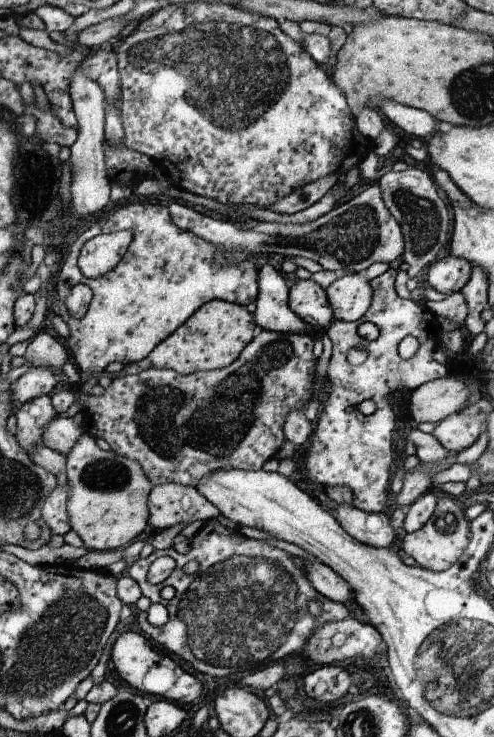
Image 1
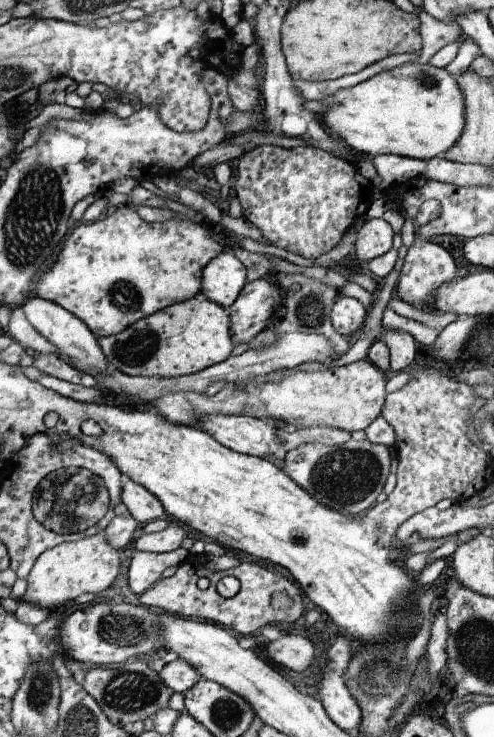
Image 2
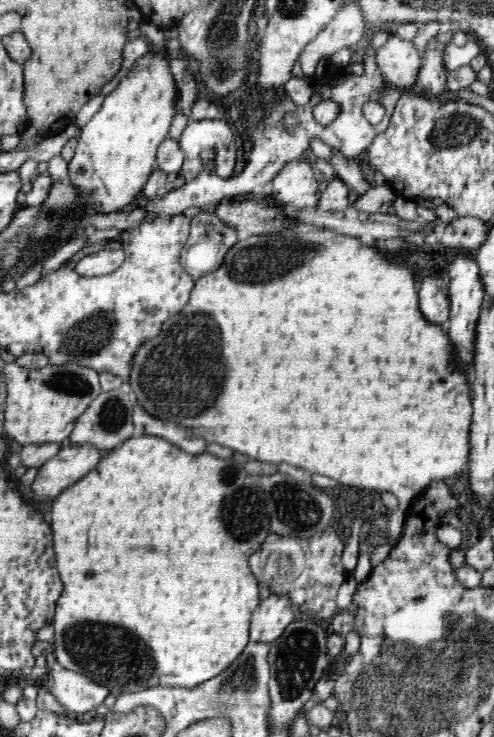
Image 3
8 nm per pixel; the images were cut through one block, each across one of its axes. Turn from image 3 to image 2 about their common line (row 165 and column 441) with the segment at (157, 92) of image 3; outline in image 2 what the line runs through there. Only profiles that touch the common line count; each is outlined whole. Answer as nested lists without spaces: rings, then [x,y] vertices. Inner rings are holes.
[[[414,62],[381,71],[353,87],[338,89],[320,102],[325,109],[319,113],[319,120],[324,114],[324,124],[328,126],[330,134],[336,138],[340,132],[343,143],[368,156],[392,154],[427,161],[452,149],[465,130],[466,105],[461,86],[445,68],[428,66],[428,63]]]

